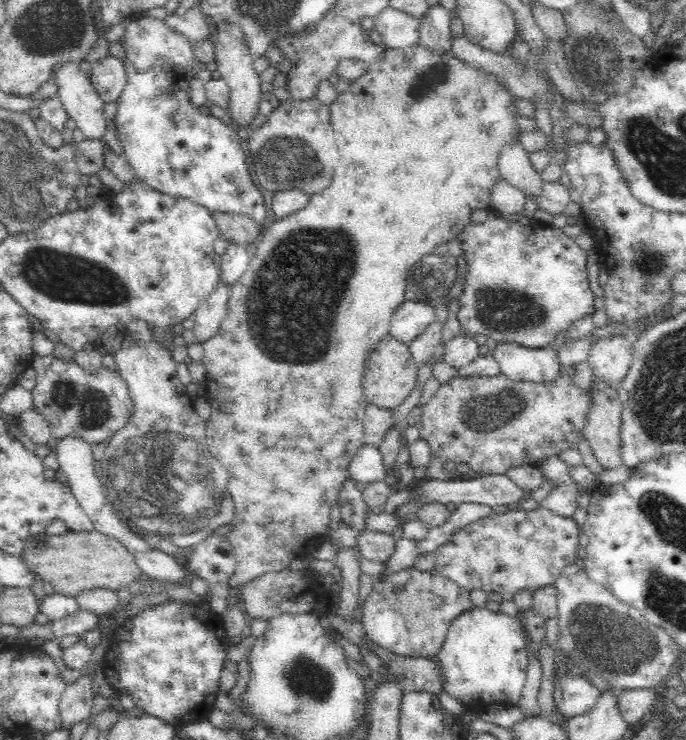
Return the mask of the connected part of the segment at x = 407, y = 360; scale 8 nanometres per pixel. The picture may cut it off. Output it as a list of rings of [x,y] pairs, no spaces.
[[[390,333],[385,334],[368,356],[367,369],[364,370],[362,386],[367,402],[388,410],[400,406],[416,386],[419,367],[409,343],[396,340]]]

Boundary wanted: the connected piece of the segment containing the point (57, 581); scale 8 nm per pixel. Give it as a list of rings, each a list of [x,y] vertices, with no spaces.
[[[98,530],[71,531],[61,536],[36,534],[24,542],[21,558],[39,578],[52,581],[56,592],[73,597],[92,587],[115,591],[129,588],[144,573],[136,561],[136,554],[128,549],[128,545]]]

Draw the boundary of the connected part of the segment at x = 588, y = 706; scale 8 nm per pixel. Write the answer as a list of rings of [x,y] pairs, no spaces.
[[[583,677],[562,682],[554,680],[554,702],[568,716],[585,715],[598,704],[600,698],[602,690]]]

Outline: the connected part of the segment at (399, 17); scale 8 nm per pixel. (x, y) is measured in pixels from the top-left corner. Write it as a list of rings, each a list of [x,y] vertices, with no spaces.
[[[388,5],[375,17],[375,29],[387,49],[404,49],[419,45],[421,19]]]

